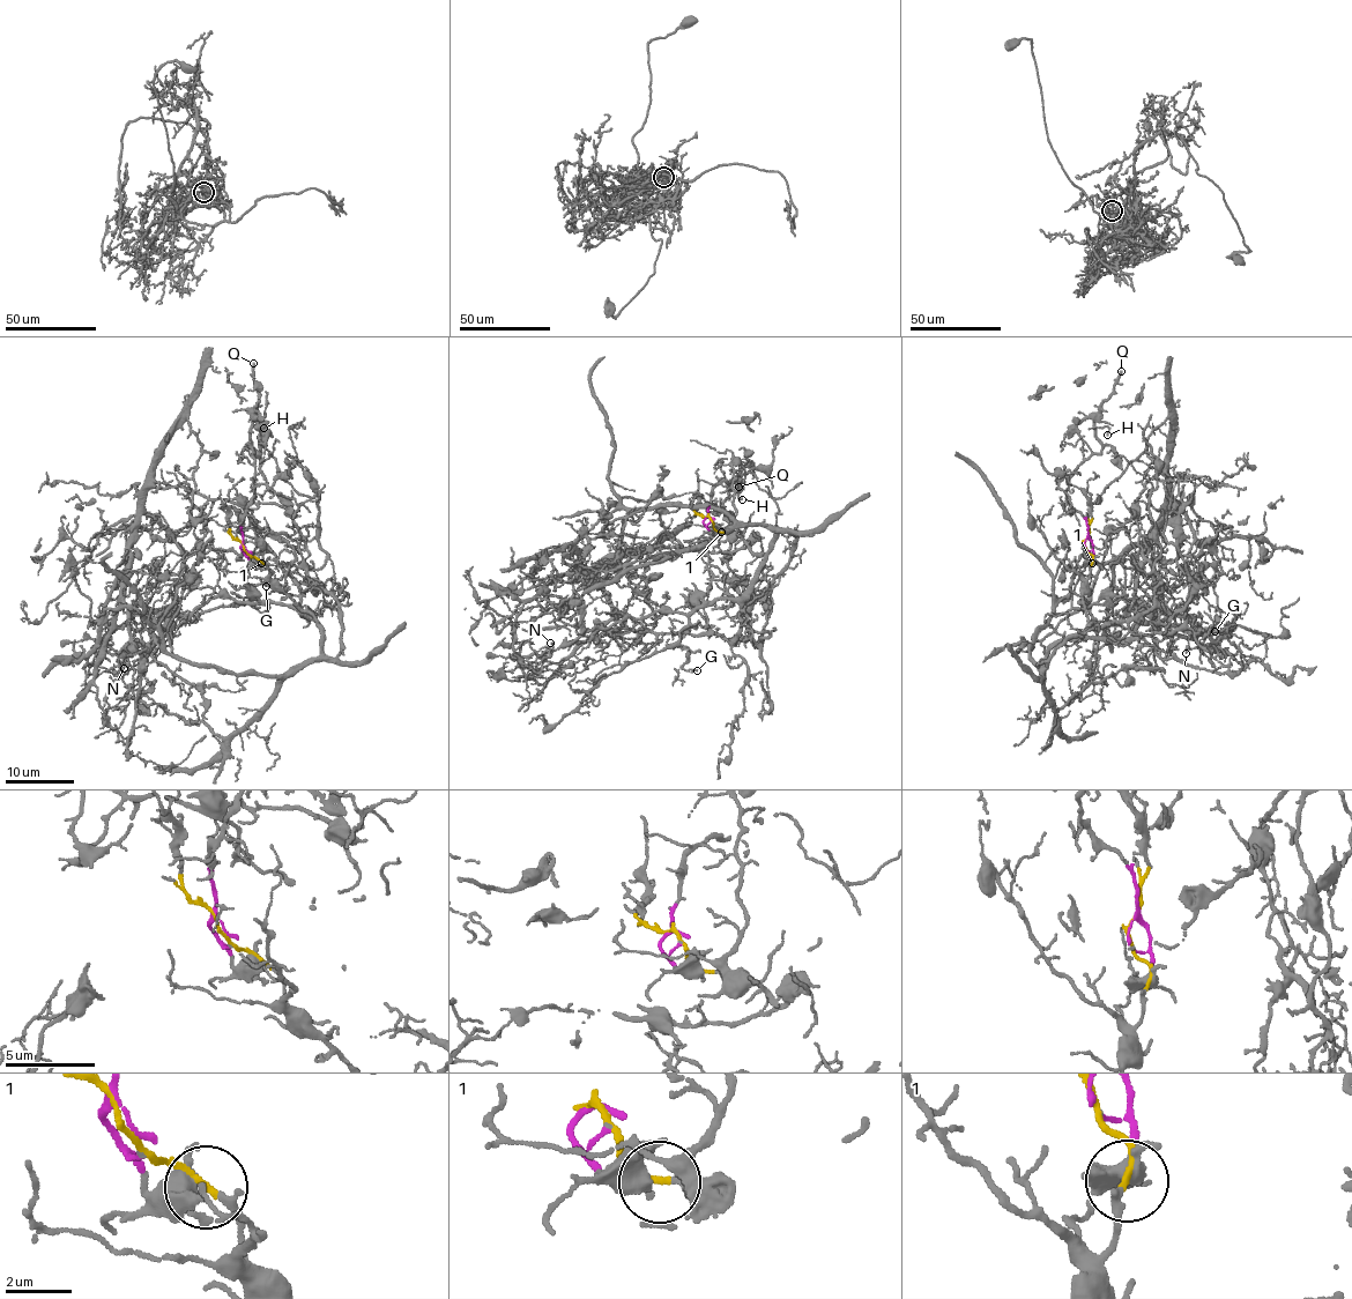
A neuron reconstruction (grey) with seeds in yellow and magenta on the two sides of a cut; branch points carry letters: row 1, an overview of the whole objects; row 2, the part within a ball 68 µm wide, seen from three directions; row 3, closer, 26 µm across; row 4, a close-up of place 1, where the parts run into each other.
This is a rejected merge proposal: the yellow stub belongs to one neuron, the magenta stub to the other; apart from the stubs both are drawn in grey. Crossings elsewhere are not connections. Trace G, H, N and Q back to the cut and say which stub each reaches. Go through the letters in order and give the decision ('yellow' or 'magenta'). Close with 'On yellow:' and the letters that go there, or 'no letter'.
G: yellow
H: magenta
N: yellow
Q: magenta
On yellow: G, N

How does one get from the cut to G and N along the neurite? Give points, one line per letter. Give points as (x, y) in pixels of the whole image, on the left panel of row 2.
G: (245, 550), (268, 570), (301, 608), (314, 616), (290, 605), (244, 602), (257, 598), (251, 586), (267, 586)
N: (245, 550), (314, 616), (290, 605), (210, 598), (180, 624), (127, 653), (124, 668)

